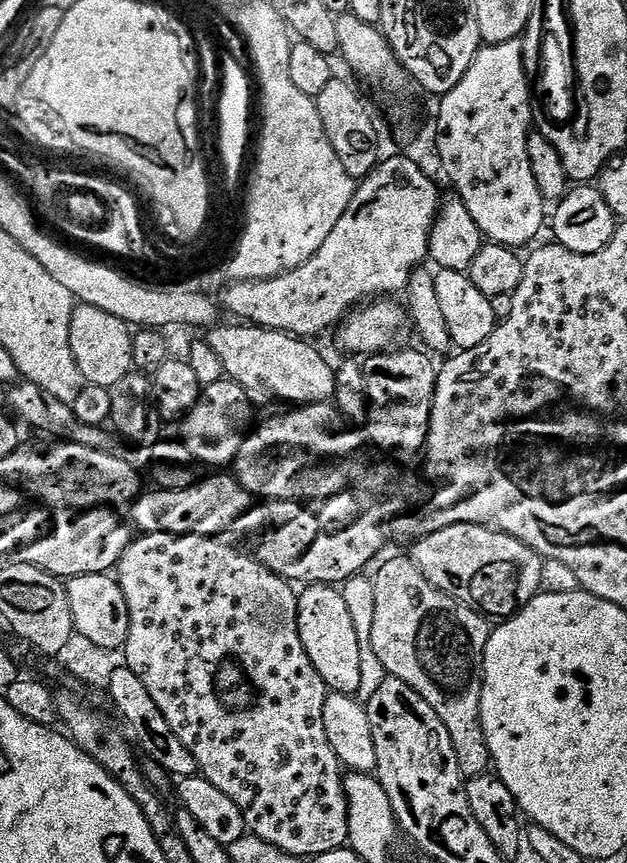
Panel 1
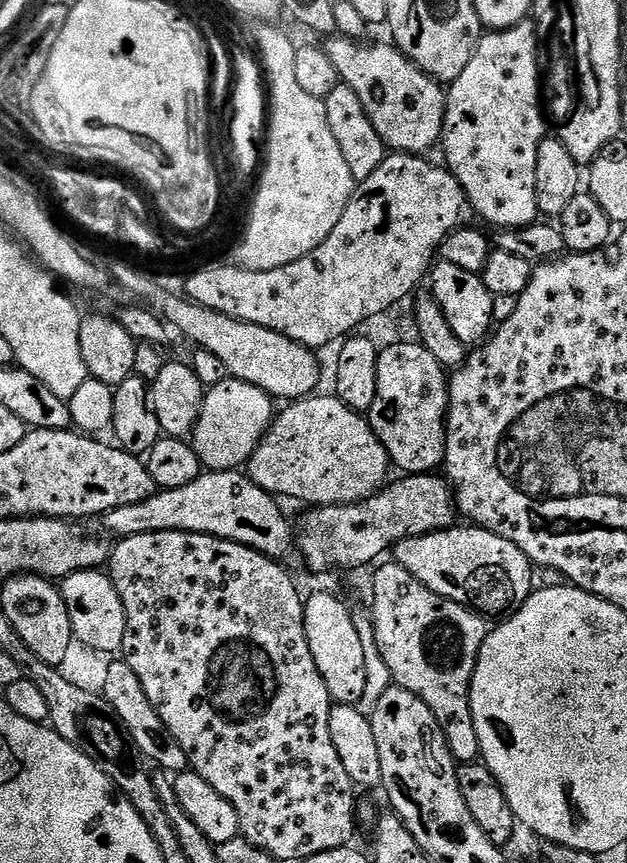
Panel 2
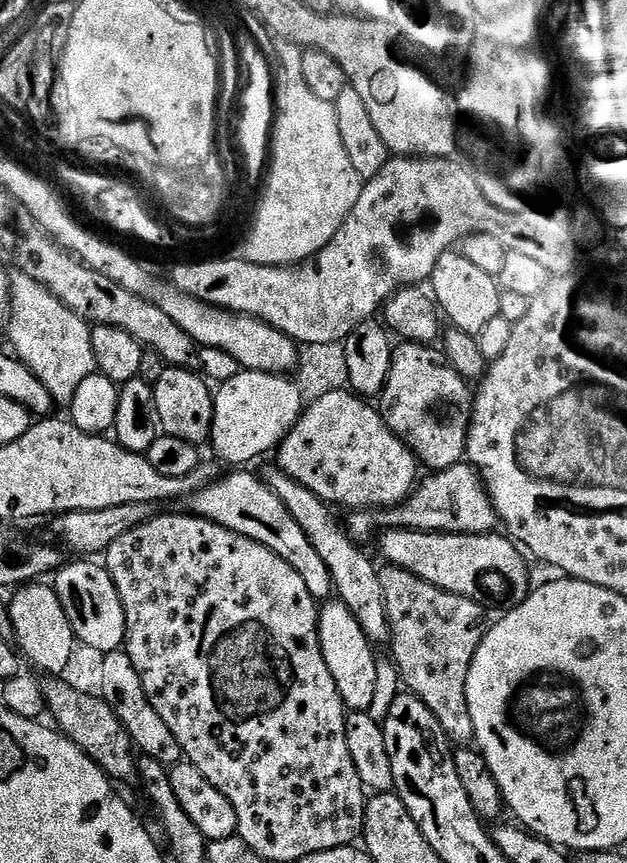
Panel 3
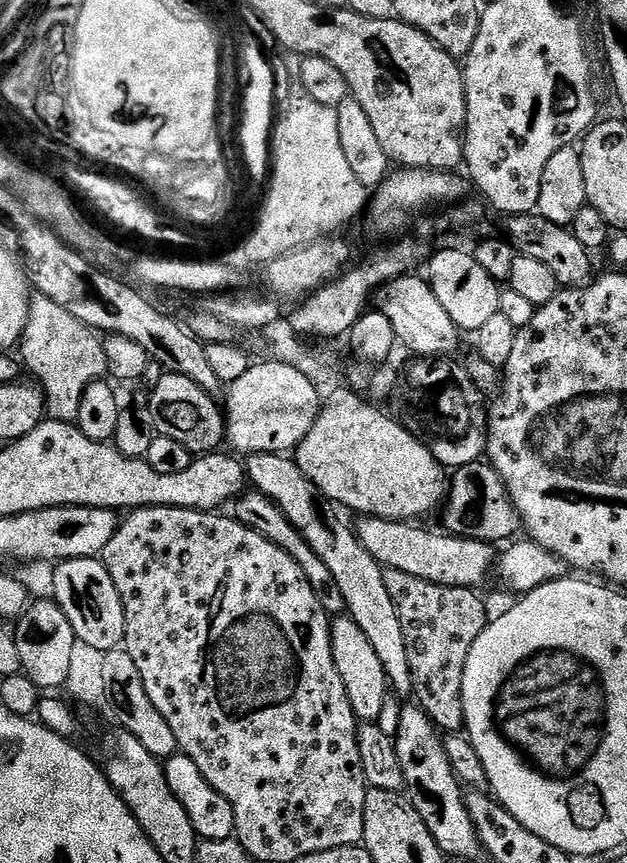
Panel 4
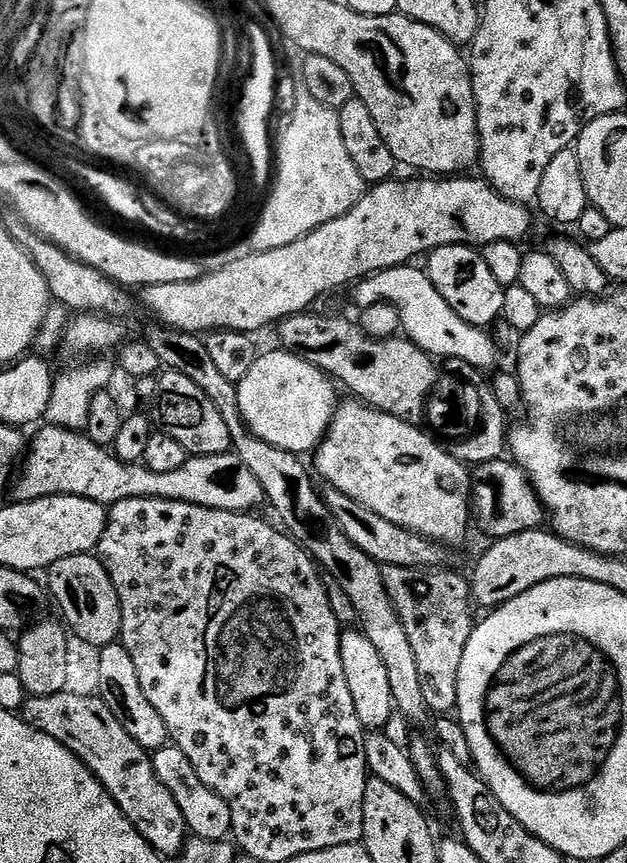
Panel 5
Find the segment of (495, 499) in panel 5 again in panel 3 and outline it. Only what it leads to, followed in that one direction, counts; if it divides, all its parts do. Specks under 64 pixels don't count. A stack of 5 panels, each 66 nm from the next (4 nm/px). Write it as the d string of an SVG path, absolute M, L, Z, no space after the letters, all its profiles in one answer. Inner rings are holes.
M467 462L455 464L441 472L432 472L425 480L423 477L412 489L412 494L395 508L381 508L377 512L356 510L349 516L352 517L349 518L348 524L346 520L346 532L356 542L364 542L362 540L368 540L372 535L375 537L376 527L380 527L380 530L403 528L405 532L449 532L455 536L486 536L495 533L498 528L498 517L492 499L488 496L488 490L484 487L479 472Z

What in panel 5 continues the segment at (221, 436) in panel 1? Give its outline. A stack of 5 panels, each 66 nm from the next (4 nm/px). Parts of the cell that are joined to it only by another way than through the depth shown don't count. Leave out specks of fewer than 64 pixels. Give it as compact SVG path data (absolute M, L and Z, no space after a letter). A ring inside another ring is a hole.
M283 350L256 358L250 374L236 385L245 426L262 442L297 454L315 453L316 447L323 442L338 407L336 391L337 385L324 371L301 356Z

